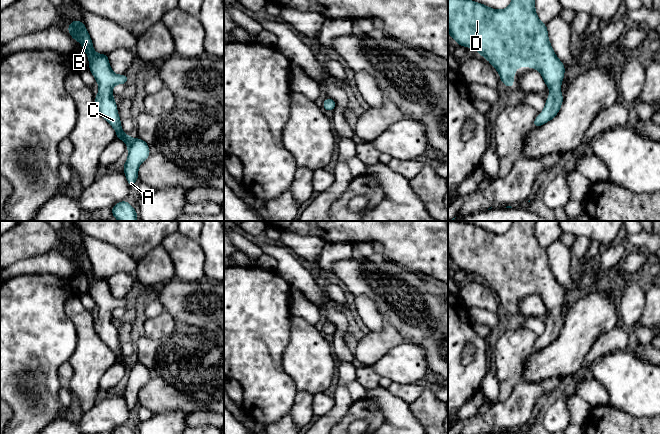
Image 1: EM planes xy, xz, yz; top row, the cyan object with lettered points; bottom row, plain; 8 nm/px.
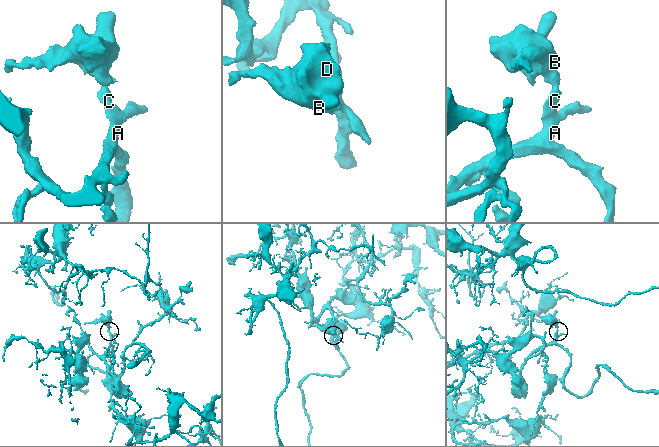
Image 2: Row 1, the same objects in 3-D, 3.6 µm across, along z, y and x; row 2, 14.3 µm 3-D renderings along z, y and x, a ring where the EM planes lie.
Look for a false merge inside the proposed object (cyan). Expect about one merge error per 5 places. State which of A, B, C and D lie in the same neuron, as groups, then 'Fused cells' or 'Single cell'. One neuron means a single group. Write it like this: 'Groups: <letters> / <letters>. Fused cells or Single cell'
Groups: A B C D. Single cell

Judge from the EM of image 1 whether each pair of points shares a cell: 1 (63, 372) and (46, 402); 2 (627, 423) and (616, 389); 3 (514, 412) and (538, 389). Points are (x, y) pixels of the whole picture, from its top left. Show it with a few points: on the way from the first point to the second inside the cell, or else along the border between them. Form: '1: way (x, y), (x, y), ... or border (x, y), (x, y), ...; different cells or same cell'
1: border (68, 360), (60, 365), (58, 369), (59, 378); different cells
2: border (609, 403), (635, 416), (646, 417); different cells
3: way (520, 406), (532, 394); same cell

